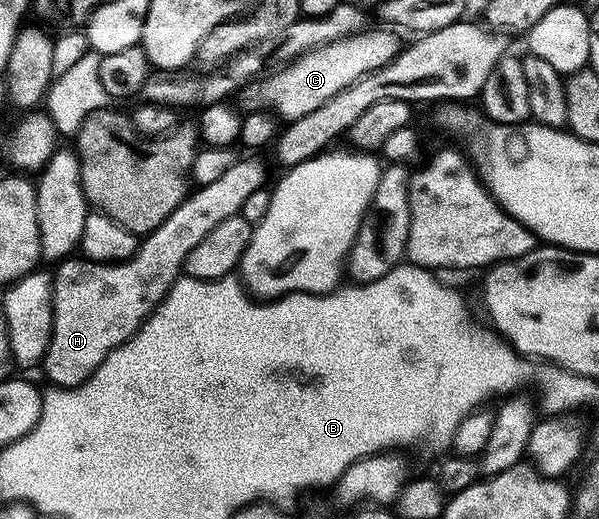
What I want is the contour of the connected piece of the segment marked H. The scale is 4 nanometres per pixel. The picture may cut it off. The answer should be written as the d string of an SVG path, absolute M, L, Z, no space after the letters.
M149 237L140 242L137 254L130 261L102 263L88 259L69 259L58 264L52 274L53 283L53 338L43 362L45 377L50 386L59 389L77 389L95 375L95 371L120 345L127 342L151 314L160 307L165 296L179 280L179 253L173 239Z

